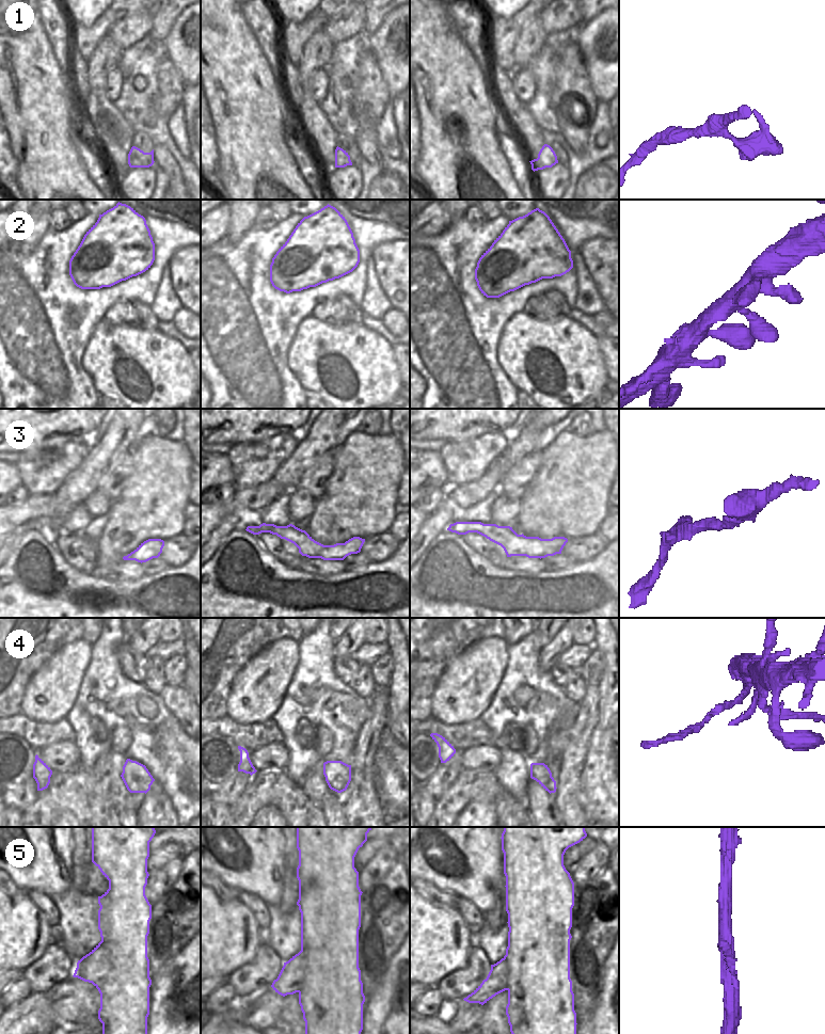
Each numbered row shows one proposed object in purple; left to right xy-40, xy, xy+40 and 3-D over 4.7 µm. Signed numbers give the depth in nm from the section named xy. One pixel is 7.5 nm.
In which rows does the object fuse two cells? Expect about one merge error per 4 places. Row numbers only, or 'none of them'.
4, 5

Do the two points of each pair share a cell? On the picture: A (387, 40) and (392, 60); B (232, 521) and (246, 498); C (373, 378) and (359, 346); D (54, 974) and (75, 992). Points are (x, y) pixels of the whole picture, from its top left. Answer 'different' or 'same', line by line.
A: same
B: different
C: same
D: different

